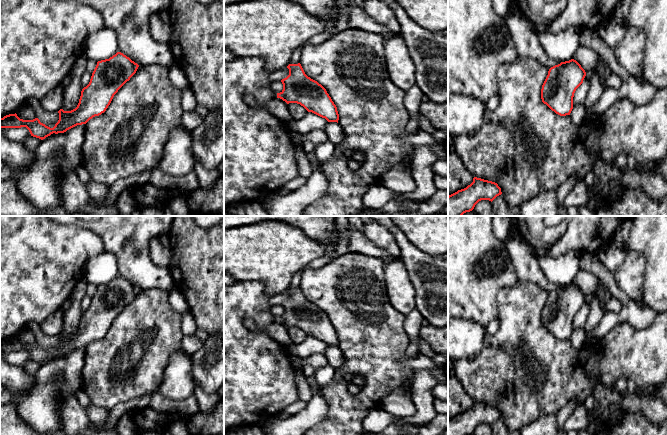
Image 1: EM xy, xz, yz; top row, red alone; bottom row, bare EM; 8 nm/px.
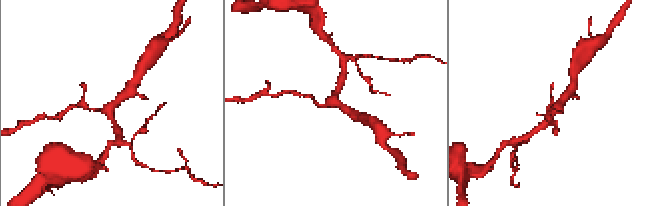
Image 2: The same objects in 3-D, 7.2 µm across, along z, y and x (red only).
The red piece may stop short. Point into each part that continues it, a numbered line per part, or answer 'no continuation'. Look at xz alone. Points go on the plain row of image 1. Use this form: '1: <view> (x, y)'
no continuation

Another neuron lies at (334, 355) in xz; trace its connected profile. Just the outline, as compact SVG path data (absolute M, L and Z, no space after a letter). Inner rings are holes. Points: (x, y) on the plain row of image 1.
M328 346L324 354L329 365L335 369L340 367L344 362L342 351L337 346Z

